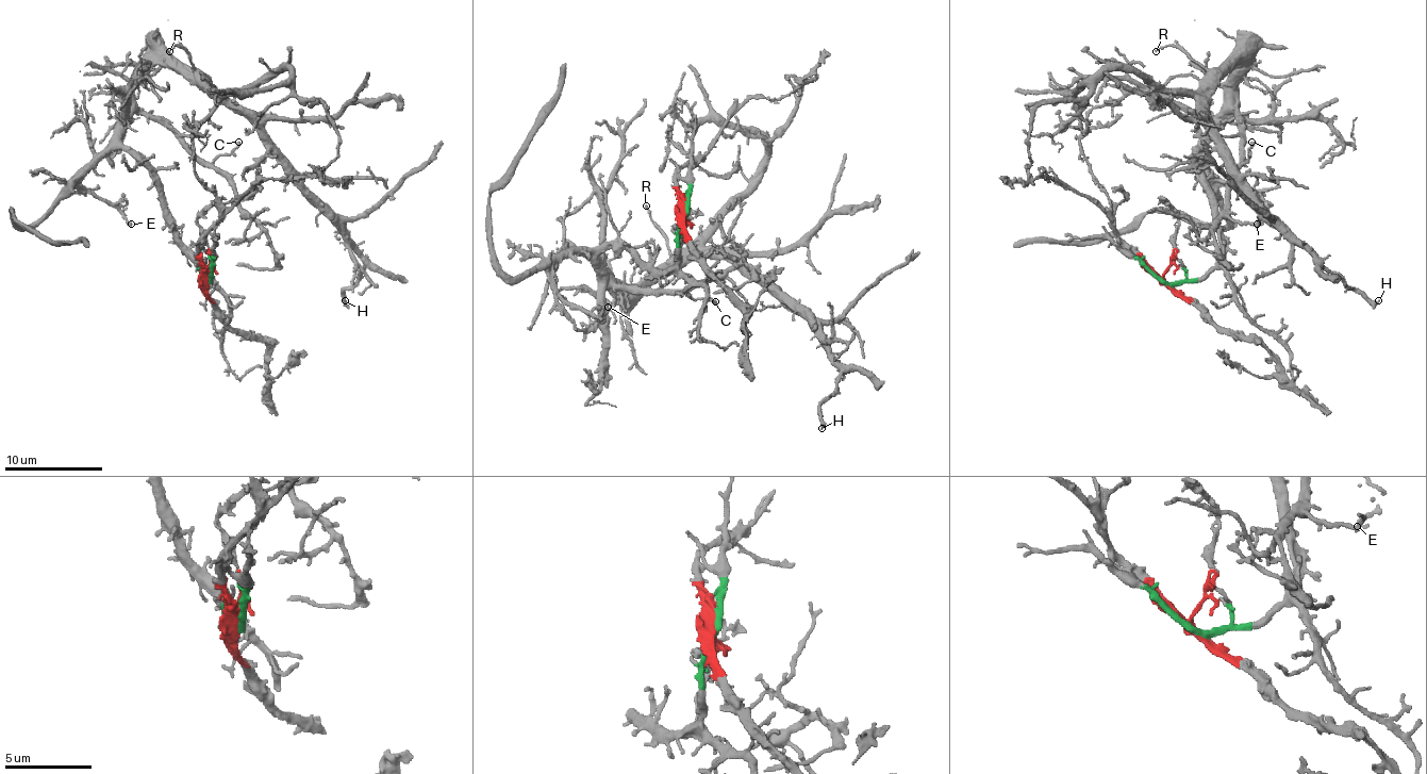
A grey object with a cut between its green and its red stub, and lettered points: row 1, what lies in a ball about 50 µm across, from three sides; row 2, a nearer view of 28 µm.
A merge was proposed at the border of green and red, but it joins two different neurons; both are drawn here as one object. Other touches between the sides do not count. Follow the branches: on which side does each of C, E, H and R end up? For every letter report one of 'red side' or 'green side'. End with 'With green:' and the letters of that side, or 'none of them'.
C: green side
E: green side
H: green side
R: green side
With green: C, E, H, R

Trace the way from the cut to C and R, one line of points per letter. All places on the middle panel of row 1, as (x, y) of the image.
C: (684, 212), (679, 261), (667, 270), (647, 265), (623, 246), (603, 246), (596, 256), (615, 282), (715, 302)
R: (684, 212), (679, 261), (667, 270), (623, 246), (596, 253), (628, 285), (650, 282), (669, 263), (645, 204)

